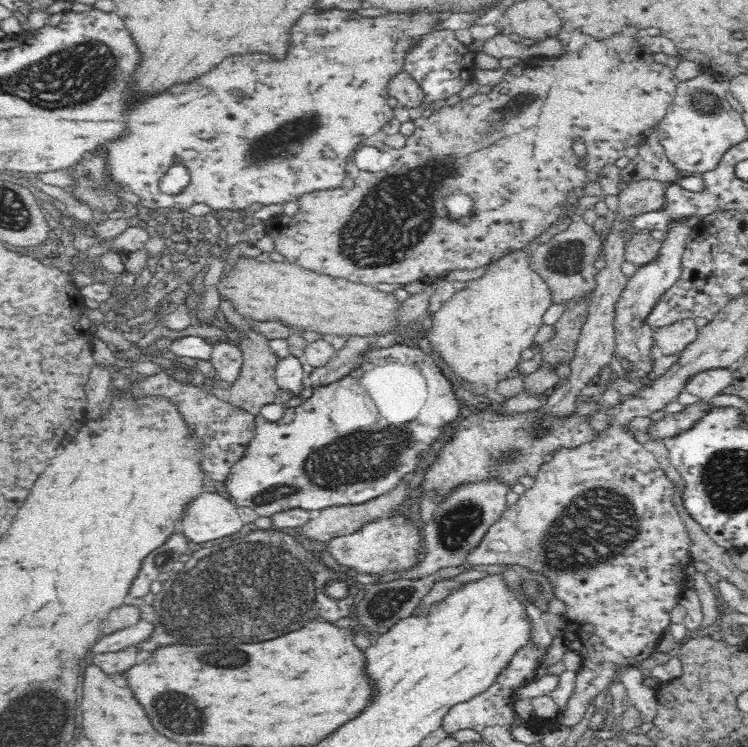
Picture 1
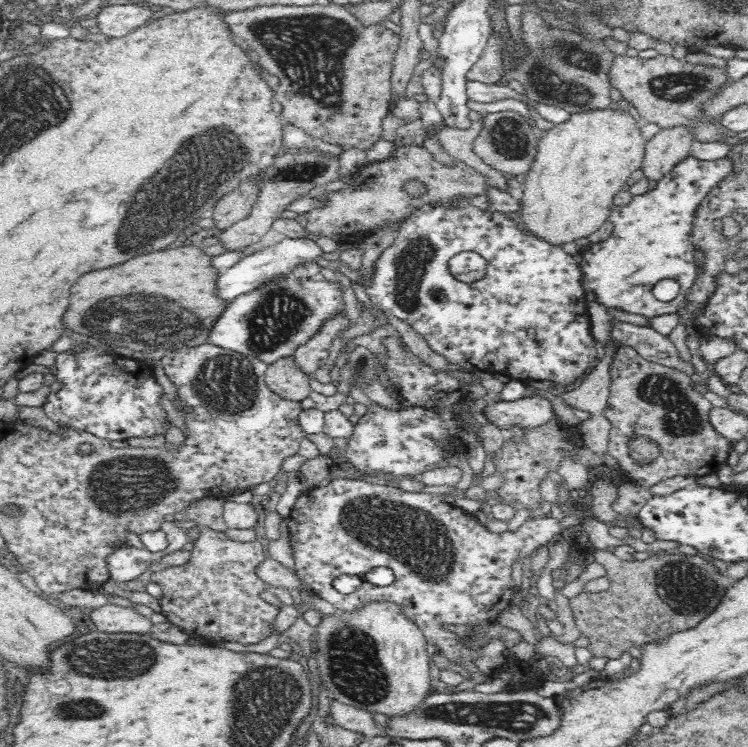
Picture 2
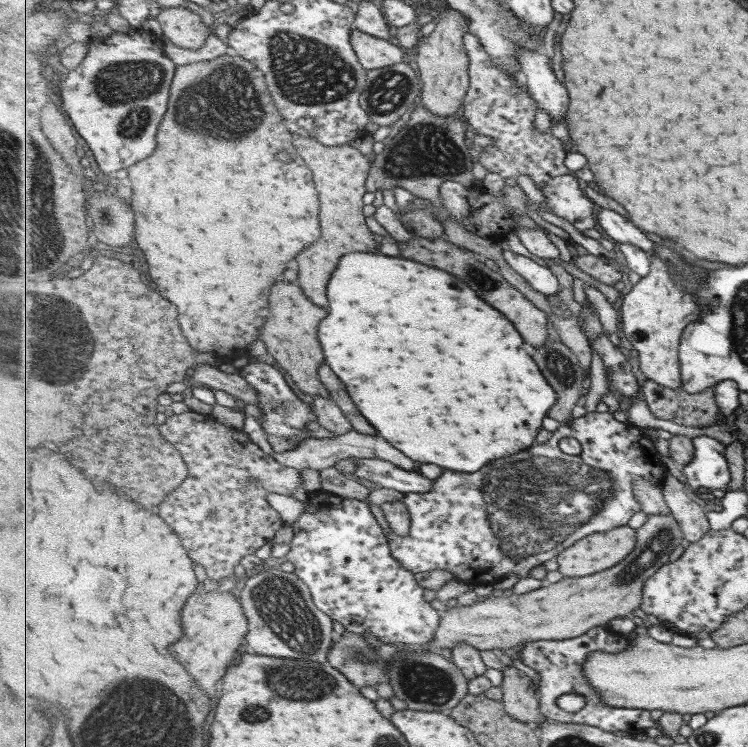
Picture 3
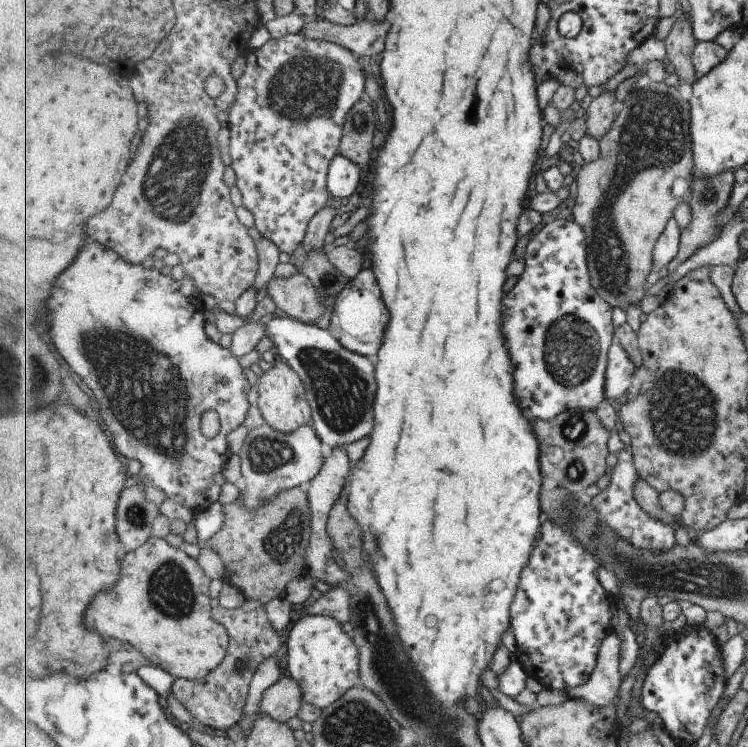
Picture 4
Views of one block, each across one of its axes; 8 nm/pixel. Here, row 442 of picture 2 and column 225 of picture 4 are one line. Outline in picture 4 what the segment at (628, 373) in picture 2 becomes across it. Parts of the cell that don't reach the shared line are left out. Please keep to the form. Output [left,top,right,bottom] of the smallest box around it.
[173,598,282,731]

